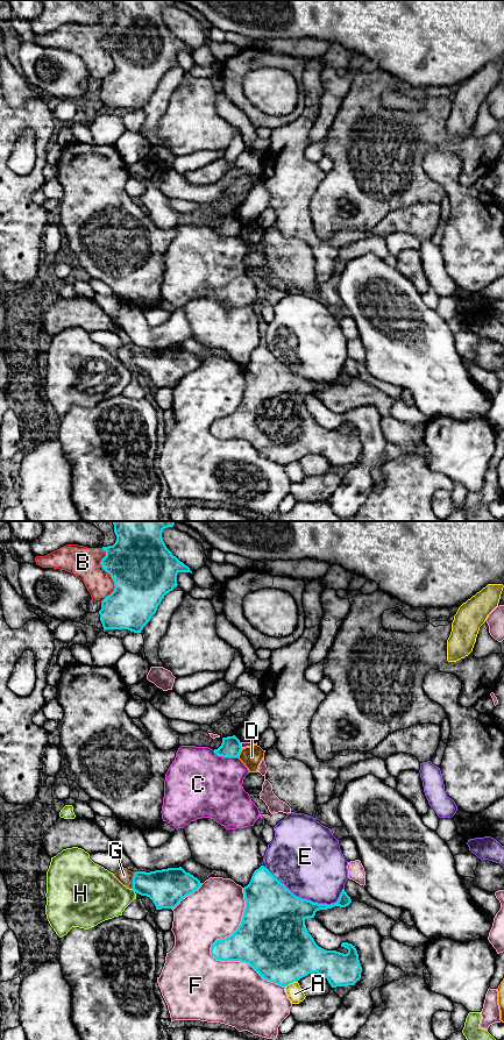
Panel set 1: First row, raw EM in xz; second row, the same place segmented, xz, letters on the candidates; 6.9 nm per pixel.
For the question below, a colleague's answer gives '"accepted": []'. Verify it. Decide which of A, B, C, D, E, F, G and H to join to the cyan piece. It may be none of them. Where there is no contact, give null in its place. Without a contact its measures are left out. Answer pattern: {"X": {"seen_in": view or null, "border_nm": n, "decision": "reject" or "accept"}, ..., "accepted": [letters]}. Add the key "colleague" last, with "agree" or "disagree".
{"A": {"seen_in": "xz", "border_nm": 100, "decision": "reject"}, "B": {"seen_in": "xz", "border_nm": 380, "decision": "reject"}, "C": {"seen_in": "xz", "border_nm": 180, "decision": "reject"}, "D": {"seen_in": "xz", "border_nm": 70, "decision": "reject"}, "E": {"seen_in": "xz", "border_nm": 550, "decision": "reject"}, "F": {"seen_in": "xz", "border_nm": 750, "decision": "reject"}, "G": {"seen_in": "xz", "border_nm": 110, "decision": "accept"}, "H": {"seen_in": "xz", "border_nm": 40, "decision": "reject"}, "accepted": ["G"], "colleague": "disagree"}

